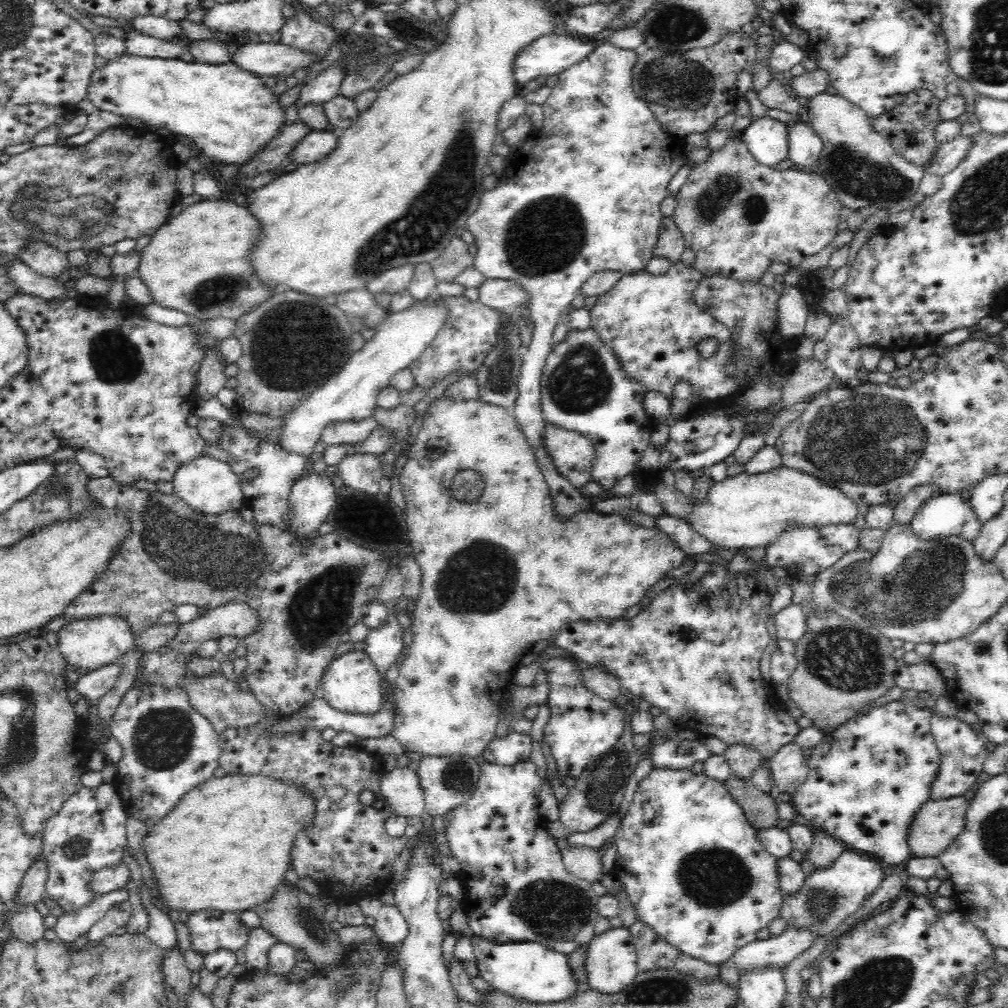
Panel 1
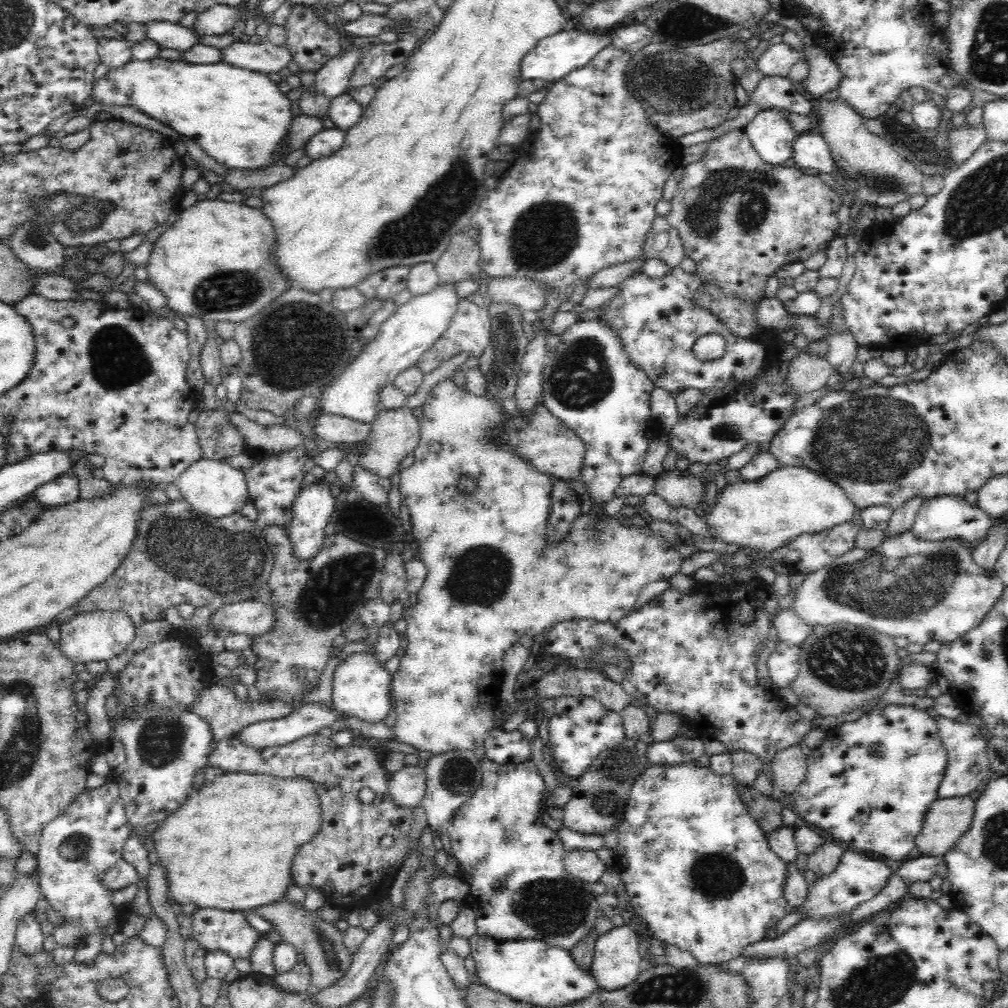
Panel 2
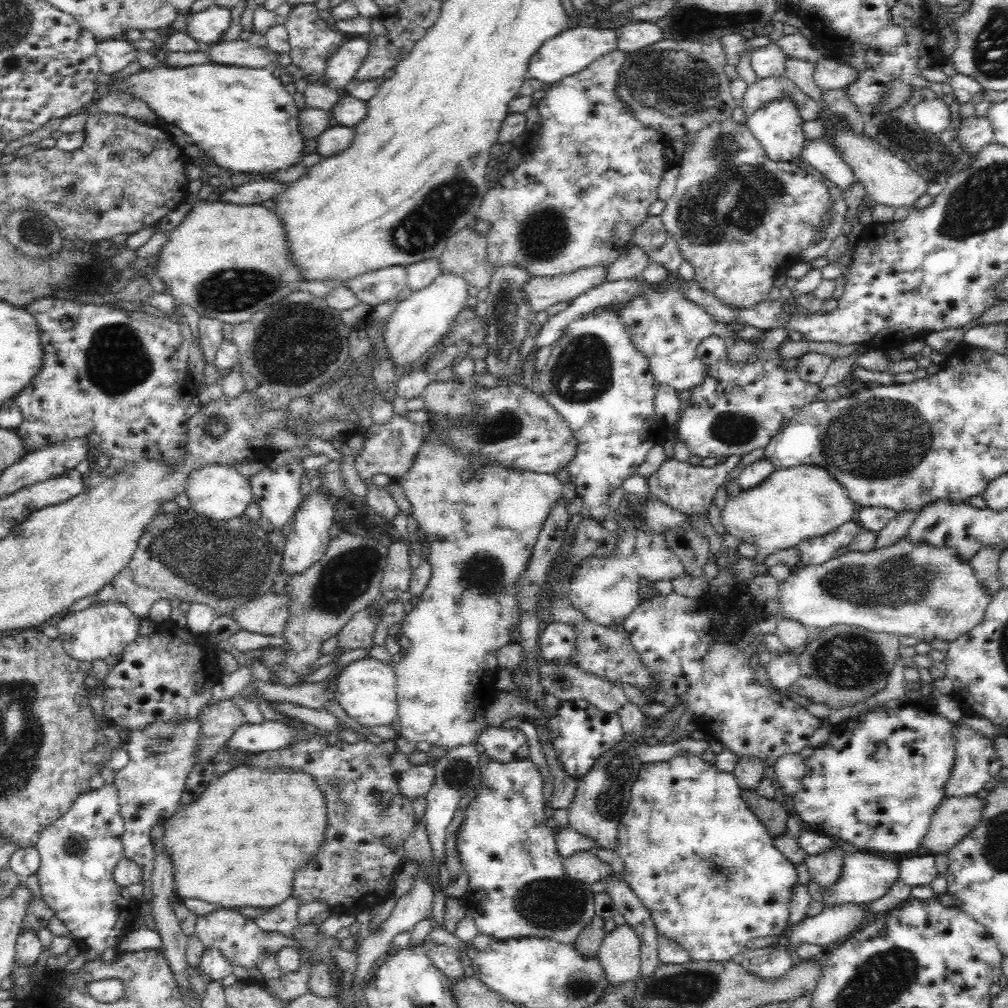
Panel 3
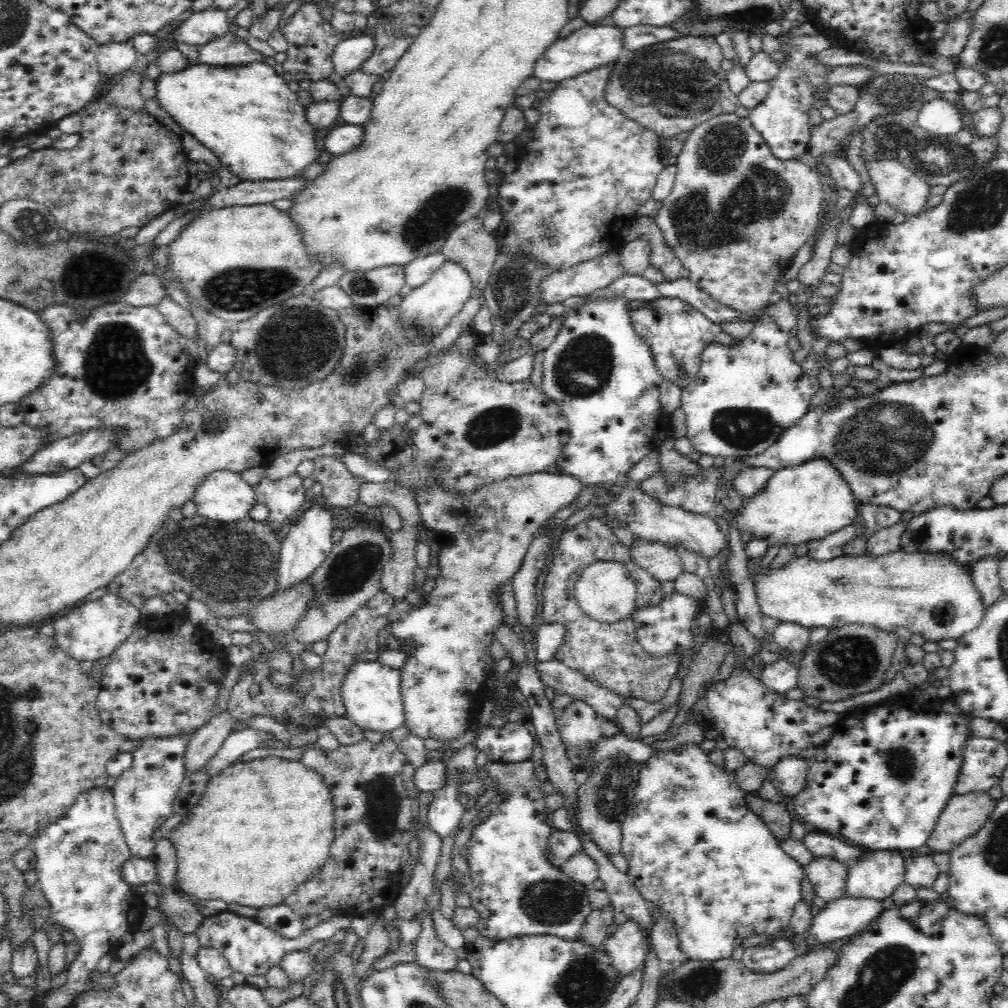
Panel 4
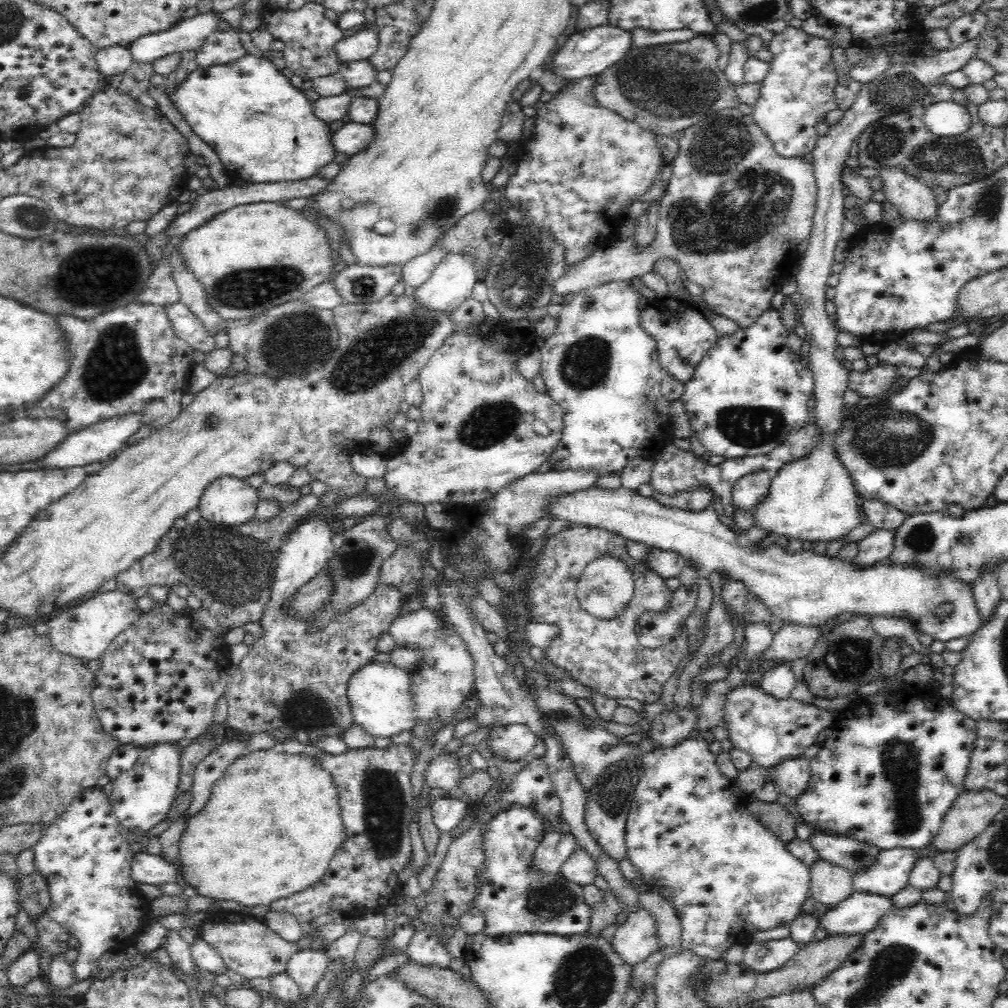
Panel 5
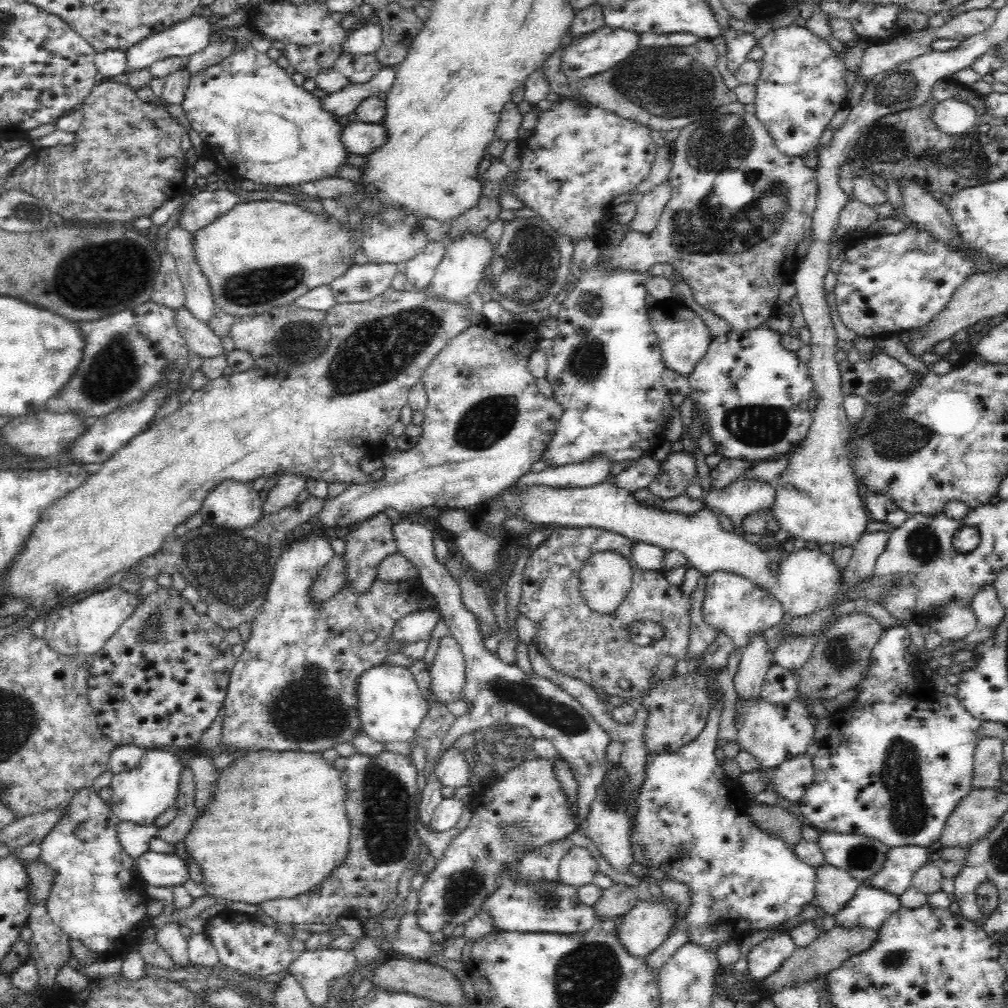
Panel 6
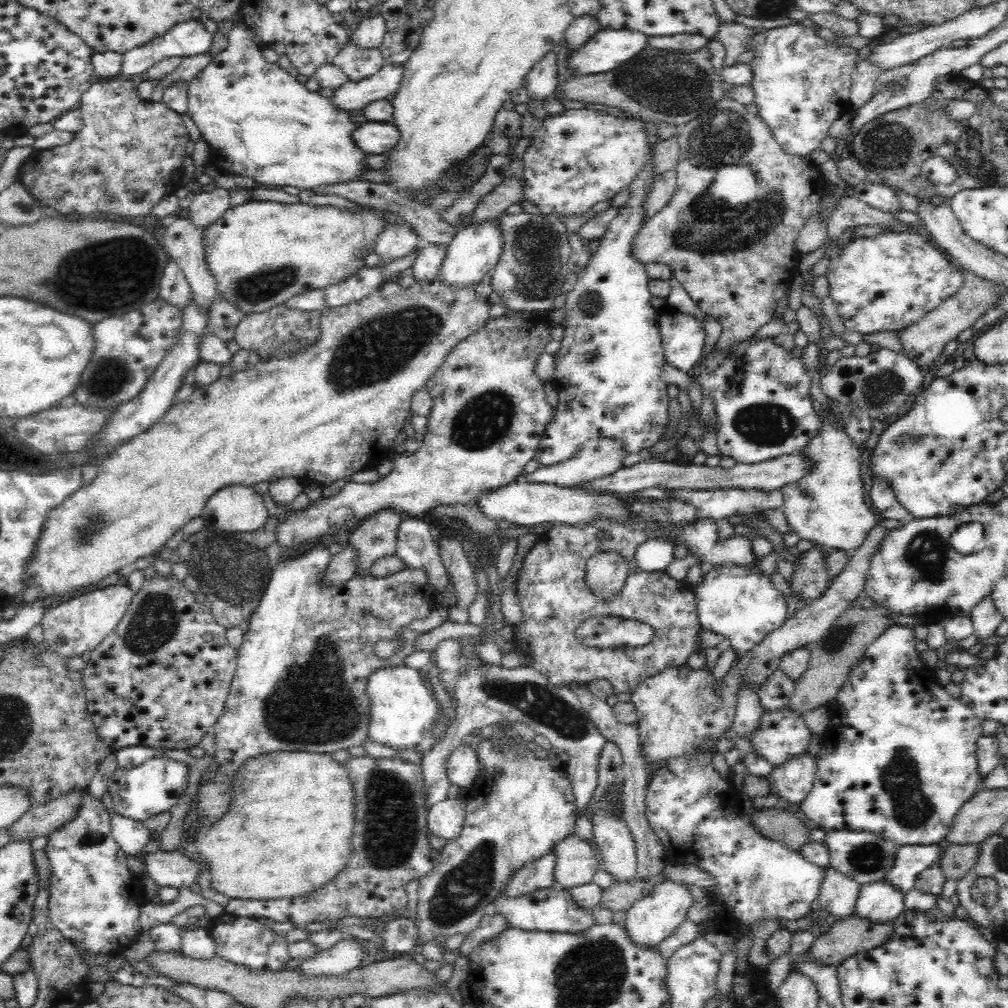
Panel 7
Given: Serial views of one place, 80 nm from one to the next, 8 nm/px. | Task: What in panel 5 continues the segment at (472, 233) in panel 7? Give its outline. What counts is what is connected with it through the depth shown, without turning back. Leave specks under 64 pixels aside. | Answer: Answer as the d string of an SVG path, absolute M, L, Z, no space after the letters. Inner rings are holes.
M448 253L435 268L430 279L416 289L412 297L422 307L434 310L437 313L451 314L471 297L476 282L475 269L472 261L470 261L470 255Z

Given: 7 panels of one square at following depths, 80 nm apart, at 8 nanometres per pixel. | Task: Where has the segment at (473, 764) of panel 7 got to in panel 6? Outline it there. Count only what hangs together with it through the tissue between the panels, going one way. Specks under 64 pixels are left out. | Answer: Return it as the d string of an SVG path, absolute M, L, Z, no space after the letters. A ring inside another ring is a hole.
M450 747L436 760L434 777L442 783L442 786L455 789L468 784L468 780L472 778L472 772L468 769L463 752Z

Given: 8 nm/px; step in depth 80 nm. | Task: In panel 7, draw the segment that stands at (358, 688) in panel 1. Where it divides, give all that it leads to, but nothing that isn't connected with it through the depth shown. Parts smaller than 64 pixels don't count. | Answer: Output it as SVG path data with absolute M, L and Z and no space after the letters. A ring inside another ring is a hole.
M405 665L378 669L369 676L368 682L369 701L372 703L369 703L370 720L367 738L374 743L384 744L390 748L398 749L398 751L401 748L408 748L408 750L414 750L417 753L430 751L434 746L430 728L432 728L434 720L436 720L439 703L432 697L432 693L424 686L424 682L422 682L417 670L408 668Z

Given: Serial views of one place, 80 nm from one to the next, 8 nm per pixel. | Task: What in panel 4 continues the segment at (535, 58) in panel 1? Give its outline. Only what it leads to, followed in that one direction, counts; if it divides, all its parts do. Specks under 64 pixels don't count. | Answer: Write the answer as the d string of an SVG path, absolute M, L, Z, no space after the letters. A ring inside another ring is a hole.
M586 25L571 32L564 38L554 39L553 44L546 52L542 52L534 62L534 70L531 76L541 82L560 82L574 78L584 72L590 72L594 68L602 67L613 61L617 61L622 55L622 31L619 27Z

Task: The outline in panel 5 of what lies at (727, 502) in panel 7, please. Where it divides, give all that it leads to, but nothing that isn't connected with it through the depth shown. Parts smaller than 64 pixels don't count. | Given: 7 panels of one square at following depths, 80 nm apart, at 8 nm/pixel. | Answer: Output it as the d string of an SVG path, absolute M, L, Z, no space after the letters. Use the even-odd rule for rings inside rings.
M766 470L745 474L734 483L732 489L732 504L734 508L750 511L758 506L768 494L771 482L770 473Z

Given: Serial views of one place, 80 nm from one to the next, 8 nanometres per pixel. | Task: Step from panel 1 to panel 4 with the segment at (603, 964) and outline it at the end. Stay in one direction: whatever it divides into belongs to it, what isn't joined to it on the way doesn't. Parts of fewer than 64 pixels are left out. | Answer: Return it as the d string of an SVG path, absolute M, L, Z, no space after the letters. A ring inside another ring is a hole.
M626 921L619 925L611 936L607 936L602 951L610 956L610 964L618 972L618 978L643 966L648 950L646 931L636 921Z

